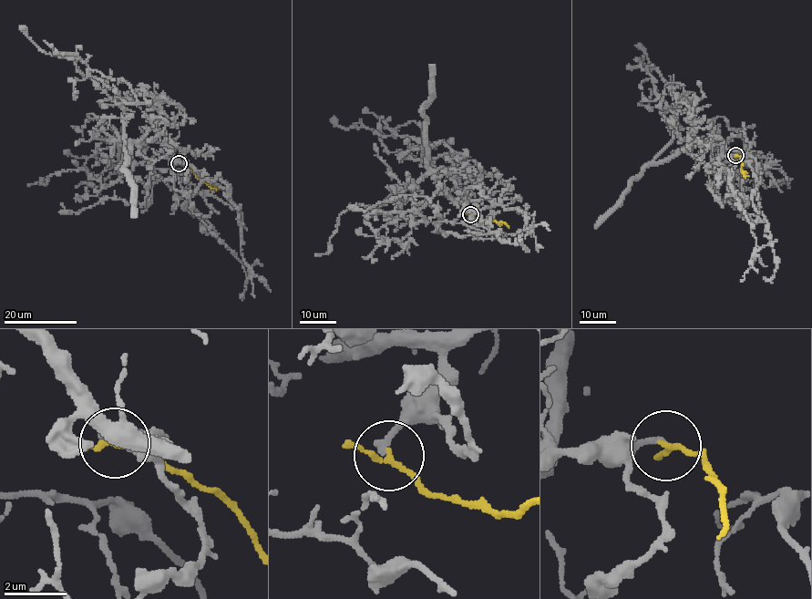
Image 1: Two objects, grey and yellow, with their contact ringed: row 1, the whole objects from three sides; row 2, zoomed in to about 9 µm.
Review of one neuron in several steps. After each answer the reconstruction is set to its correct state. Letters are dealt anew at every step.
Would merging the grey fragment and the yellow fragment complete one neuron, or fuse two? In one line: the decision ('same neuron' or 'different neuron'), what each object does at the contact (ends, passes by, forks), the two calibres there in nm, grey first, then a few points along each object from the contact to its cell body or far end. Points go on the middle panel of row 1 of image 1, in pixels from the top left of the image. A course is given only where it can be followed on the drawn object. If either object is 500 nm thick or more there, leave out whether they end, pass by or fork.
same neuron; grey ends; yellow passes by; calibres 240 and 160 nm; course grey (470, 213), (476, 201), (441, 189), (425, 129), (424, 159), (412, 160), (334, 116); course yellow (470, 213), (483, 221), (505, 222), (509, 228)

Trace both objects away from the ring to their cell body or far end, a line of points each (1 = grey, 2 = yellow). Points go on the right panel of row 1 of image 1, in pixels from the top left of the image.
1: (734, 155), (723, 156), (718, 139), (653, 160), (673, 139), (679, 102), (635, 45)
2: (734, 155), (742, 161), (744, 177), (749, 176)

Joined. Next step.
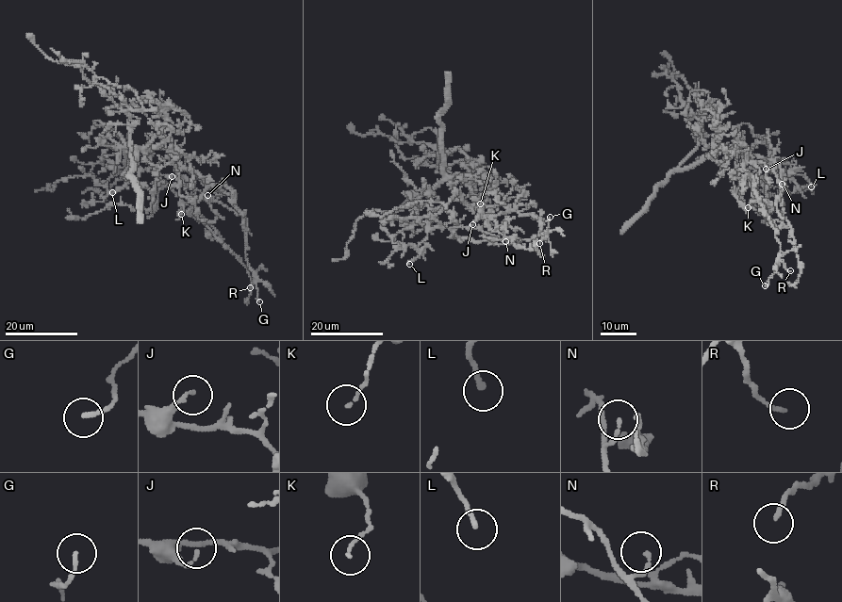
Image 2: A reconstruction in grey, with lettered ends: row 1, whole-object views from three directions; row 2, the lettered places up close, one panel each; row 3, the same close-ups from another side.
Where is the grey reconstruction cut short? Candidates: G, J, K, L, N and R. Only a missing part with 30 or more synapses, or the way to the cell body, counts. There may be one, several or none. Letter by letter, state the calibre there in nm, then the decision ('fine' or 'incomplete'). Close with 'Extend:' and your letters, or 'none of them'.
G: 140 nm | fine
J: 120 nm | fine
K: 110 nm | fine
L: 200 nm | fine
N: 100 nm | fine
R: 150 nm | fine
Extend: none of them

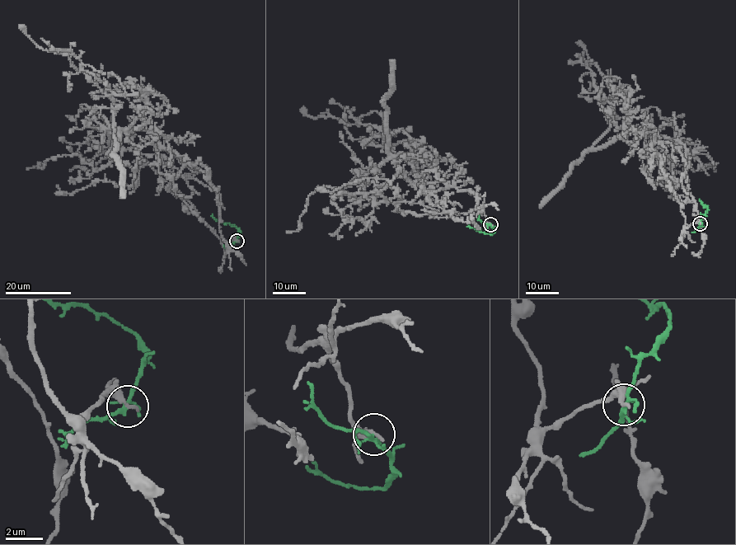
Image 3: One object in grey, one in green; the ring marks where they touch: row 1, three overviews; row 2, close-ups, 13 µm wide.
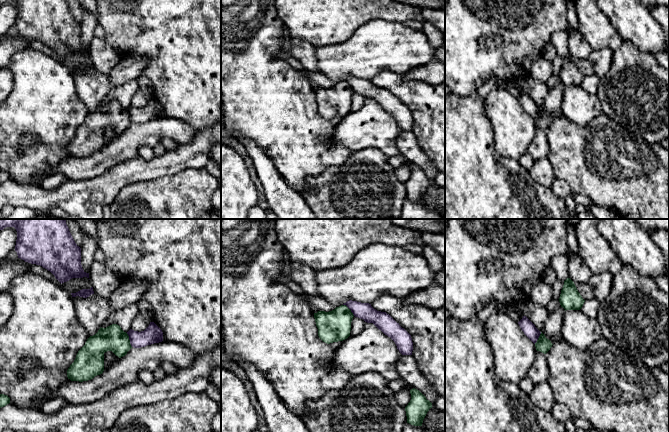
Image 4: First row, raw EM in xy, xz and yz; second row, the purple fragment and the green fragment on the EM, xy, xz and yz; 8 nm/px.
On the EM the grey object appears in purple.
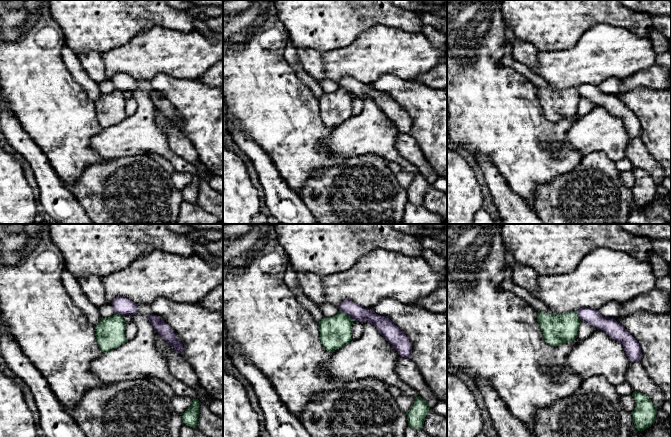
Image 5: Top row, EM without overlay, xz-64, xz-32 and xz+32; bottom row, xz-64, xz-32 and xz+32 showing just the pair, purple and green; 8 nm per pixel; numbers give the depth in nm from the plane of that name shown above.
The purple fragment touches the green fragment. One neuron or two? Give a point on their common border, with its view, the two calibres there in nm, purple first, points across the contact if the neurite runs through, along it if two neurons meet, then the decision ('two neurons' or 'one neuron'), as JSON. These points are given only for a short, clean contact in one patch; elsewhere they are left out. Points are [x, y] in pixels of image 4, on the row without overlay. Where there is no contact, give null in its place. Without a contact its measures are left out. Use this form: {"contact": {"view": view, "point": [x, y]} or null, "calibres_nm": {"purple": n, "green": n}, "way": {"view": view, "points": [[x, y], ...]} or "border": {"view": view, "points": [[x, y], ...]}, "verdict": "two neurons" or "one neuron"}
{"contact": {"view": "xy", "point": [129, 115]}, "calibres_nm": {"purple": 150, "green": 200}, "border": {"view": "xy", "points": [[126, 109], [132, 122]]}, "verdict": "two neurons"}

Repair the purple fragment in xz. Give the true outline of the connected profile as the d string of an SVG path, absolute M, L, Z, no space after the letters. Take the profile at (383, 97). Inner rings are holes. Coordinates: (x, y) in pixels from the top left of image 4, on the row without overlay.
M349 76L343 81L346 81L355 93L363 95L367 99L373 99L385 111L390 113L402 131L412 131L413 118L411 111L389 90L377 87L369 79Z

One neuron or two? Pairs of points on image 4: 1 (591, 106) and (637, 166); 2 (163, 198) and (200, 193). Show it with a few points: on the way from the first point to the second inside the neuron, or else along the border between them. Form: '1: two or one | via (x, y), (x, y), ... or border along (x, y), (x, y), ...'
1: two | border along (601, 112), (584, 125), (576, 124)
2: one | via (172, 198), (185, 198), (191, 193)

